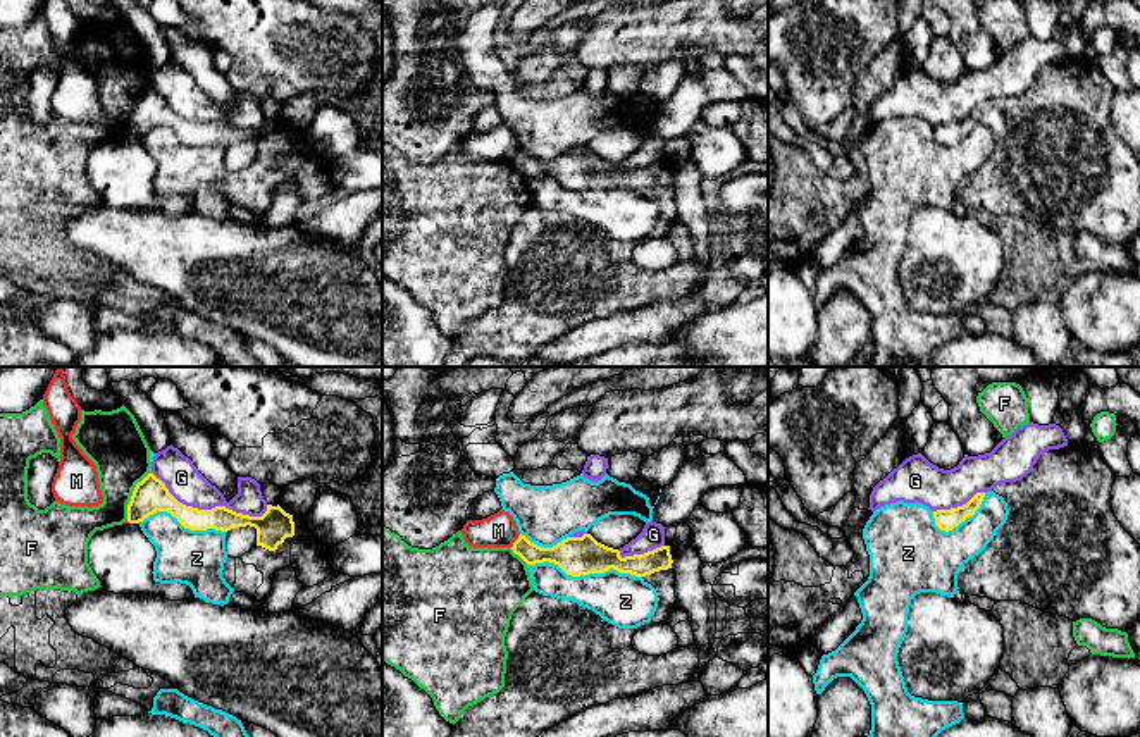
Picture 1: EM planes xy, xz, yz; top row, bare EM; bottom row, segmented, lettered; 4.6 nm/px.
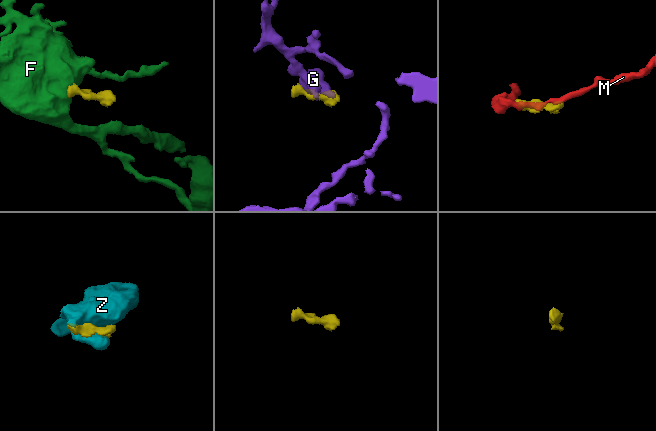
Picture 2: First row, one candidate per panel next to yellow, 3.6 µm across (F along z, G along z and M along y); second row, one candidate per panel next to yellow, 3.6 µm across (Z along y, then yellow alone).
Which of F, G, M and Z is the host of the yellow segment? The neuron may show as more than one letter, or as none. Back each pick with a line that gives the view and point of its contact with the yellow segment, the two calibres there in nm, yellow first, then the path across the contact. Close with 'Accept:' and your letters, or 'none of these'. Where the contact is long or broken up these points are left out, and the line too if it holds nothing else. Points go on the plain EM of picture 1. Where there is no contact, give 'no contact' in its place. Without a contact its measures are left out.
Accept: none of these

